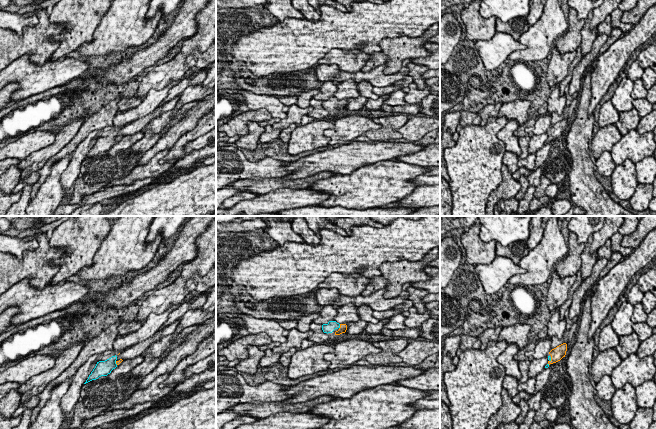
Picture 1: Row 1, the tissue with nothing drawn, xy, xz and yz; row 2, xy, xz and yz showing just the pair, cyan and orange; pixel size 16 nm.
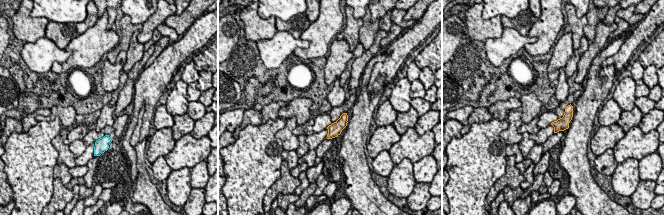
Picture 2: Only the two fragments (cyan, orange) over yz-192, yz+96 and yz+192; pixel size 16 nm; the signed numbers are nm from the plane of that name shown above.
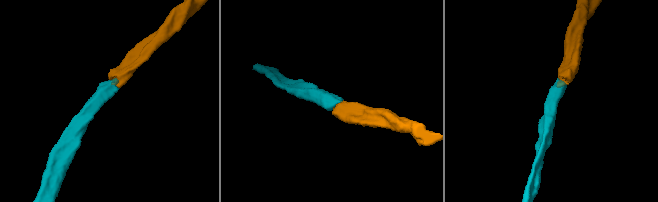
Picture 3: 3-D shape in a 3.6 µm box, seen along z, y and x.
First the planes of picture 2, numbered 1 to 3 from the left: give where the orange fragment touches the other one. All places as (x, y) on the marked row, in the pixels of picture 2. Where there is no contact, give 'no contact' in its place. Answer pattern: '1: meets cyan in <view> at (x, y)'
1: no contact
2: no contact
3: no contact

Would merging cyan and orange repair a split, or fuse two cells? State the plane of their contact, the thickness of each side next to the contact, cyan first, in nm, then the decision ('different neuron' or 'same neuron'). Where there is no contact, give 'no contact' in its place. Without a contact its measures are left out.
meets cyan in xz; 160 nm thick on the cyan side, 130 nm on the other; same neuron

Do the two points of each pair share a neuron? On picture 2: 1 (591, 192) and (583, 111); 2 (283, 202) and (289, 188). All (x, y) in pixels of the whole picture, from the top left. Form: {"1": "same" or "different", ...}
{"1": "same", "2": "different"}

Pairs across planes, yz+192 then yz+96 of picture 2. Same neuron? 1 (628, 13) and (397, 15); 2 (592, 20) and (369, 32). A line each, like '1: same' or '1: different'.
1: same
2: same

